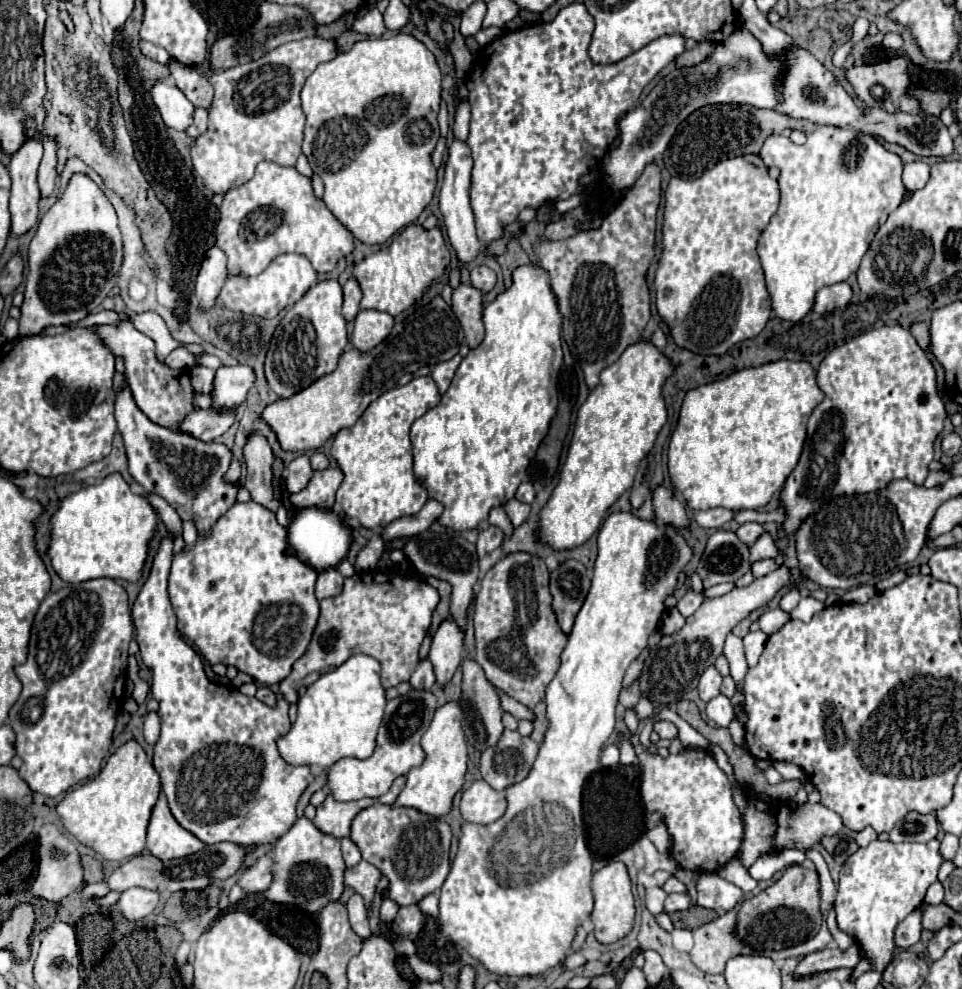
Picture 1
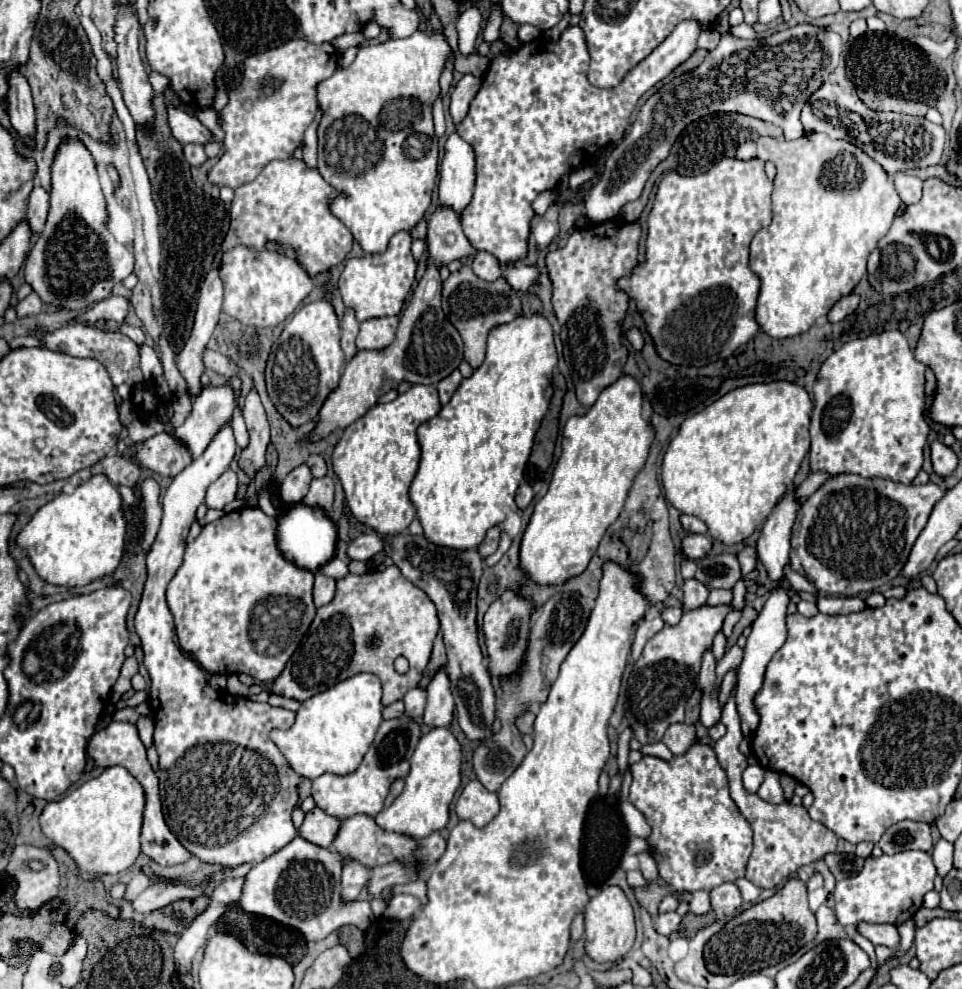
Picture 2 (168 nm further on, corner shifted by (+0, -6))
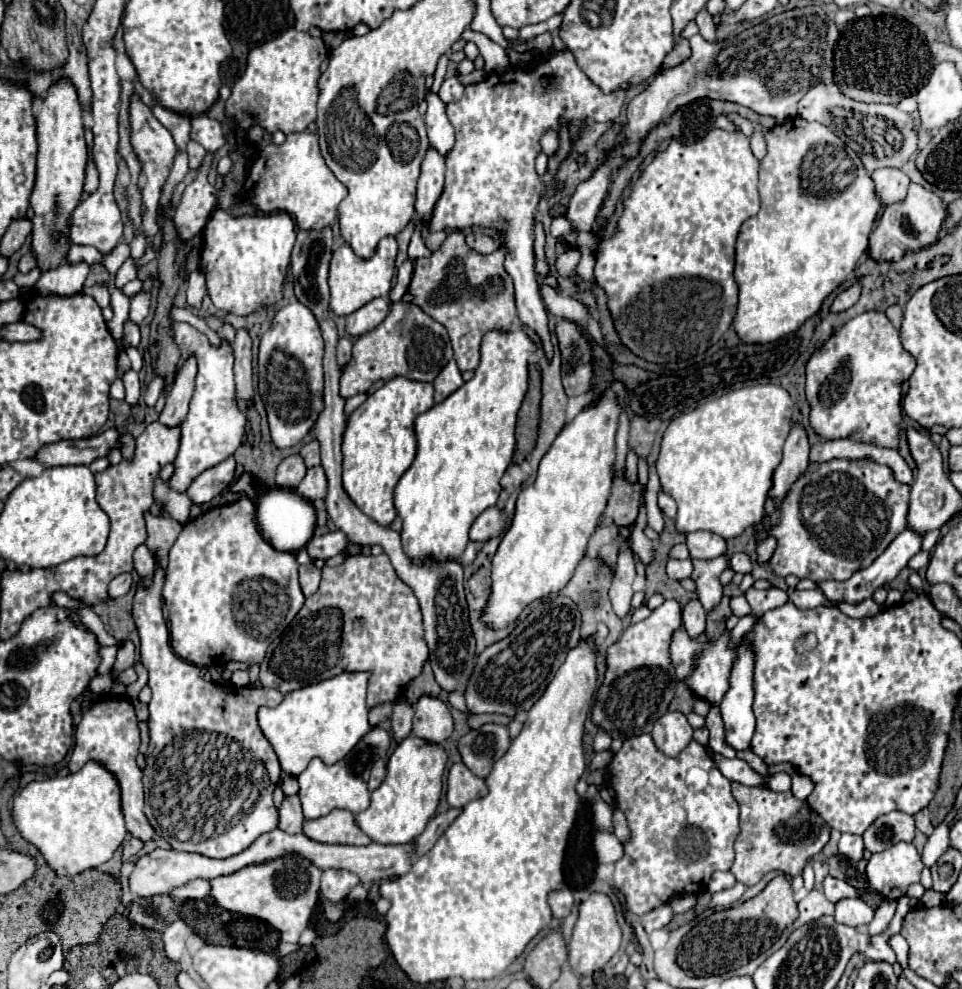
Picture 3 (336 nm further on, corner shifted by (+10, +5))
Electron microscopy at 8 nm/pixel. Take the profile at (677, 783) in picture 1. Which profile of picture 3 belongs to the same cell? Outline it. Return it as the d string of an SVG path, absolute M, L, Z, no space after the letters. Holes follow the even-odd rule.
M638 735L626 739L622 749L612 757L608 765L608 787L616 793L618 809L626 815L630 839L624 843L624 857L614 863L612 885L626 897L626 907L634 915L644 915L676 895L698 895L706 891L706 885L714 871L728 871L734 863L734 841L738 829L738 803L730 793L730 781L708 759L706 749L692 741L678 757L666 757L654 745L650 735ZM690 767L700 767L710 775L706 789L692 791L684 777Z

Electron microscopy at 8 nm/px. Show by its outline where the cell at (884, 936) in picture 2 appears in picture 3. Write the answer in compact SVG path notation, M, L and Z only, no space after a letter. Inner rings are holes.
M846 897L846 899L836 901L836 913L834 913L836 923L858 927L858 925L870 923L872 917L874 917L874 909L868 907L862 899Z

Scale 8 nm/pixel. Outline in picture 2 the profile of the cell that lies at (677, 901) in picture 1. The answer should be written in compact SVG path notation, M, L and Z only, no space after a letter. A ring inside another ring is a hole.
M666 912L666 914L660 914L660 916L656 918L654 928L656 928L660 934L670 936L672 932L676 932L676 930L678 930L680 920L682 920L682 918L680 918L676 912Z

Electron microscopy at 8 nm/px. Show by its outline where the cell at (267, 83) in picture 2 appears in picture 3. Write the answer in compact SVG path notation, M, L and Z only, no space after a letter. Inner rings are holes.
M288 29L284 35L252 49L248 67L234 83L232 95L226 101L226 115L246 129L250 141L258 145L270 143L276 129L286 135L308 129L316 121L316 101L320 95L318 79L324 57L328 57L324 41L296 29Z

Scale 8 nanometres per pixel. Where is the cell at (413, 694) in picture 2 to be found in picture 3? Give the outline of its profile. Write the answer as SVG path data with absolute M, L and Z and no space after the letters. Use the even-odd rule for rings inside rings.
M406 701L394 703L394 715L392 715L392 739L396 743L404 741L412 733L412 717L414 709Z

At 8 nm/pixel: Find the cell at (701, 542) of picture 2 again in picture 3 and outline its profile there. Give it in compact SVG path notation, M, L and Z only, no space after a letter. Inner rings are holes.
M696 531L692 535L686 535L686 543L692 559L716 559L720 555L726 555L726 541L710 531Z

